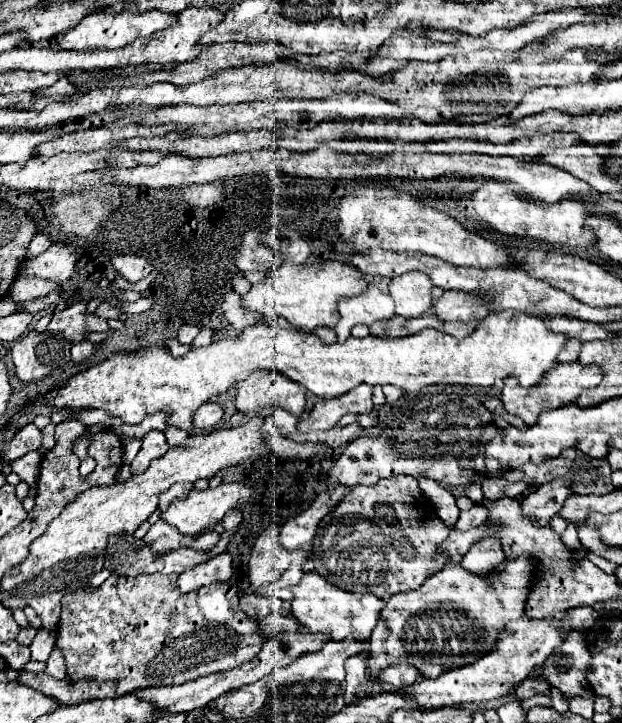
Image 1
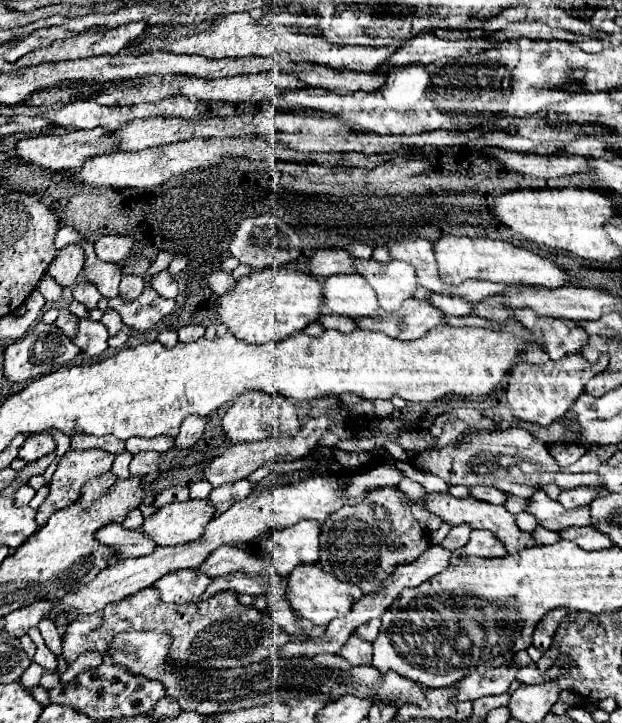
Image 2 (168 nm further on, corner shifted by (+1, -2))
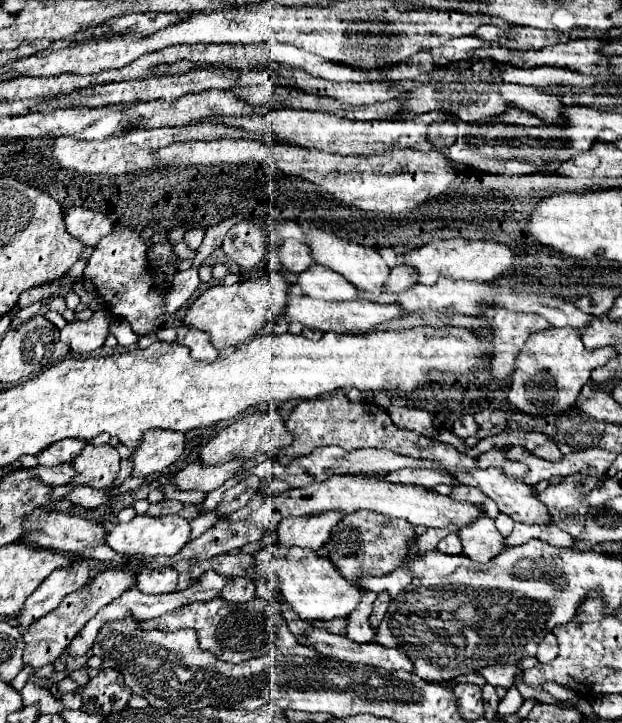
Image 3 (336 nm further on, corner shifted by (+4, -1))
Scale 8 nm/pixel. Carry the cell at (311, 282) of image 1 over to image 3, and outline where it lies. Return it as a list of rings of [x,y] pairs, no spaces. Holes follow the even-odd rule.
[[[268,274],[254,282],[248,280],[232,286],[214,286],[202,292],[192,308],[188,308],[184,324],[210,334],[210,340],[216,348],[238,346],[240,342],[252,340],[270,320],[278,320],[278,310],[286,306],[288,296],[288,284],[282,274]]]

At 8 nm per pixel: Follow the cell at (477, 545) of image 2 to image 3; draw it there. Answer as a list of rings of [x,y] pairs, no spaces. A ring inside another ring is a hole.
[[[480,514],[476,522],[460,528],[458,536],[462,540],[464,554],[474,562],[488,562],[506,548],[504,536],[496,530],[494,520],[484,514]]]

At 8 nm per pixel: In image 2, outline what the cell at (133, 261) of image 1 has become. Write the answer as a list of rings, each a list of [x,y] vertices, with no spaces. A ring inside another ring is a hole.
[[[105,235],[95,243],[95,253],[101,261],[107,263],[123,263],[131,255],[133,241],[131,237],[121,237],[121,235]]]

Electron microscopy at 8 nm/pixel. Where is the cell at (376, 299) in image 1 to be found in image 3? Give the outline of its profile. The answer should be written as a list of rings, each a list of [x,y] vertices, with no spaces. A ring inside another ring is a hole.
[[[312,264],[302,274],[298,274],[298,284],[302,292],[310,298],[322,300],[354,300],[358,298],[356,286],[352,286],[342,274],[328,270],[326,266]]]

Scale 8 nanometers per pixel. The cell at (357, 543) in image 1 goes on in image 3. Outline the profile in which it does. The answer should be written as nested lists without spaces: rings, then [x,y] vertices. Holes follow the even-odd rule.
[[[360,510],[346,514],[338,522],[324,548],[328,550],[328,558],[338,564],[340,574],[356,584],[358,576],[384,576],[396,570],[406,556],[410,538],[414,538],[412,524],[404,520],[388,522],[388,518],[384,518],[382,514],[376,514],[372,510]]]

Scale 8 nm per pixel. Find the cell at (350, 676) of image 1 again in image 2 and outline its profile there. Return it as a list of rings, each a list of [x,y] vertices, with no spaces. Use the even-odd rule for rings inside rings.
[[[351,637],[345,643],[345,647],[339,651],[339,655],[345,657],[351,665],[371,665],[371,653],[373,653],[371,643],[359,637]]]

